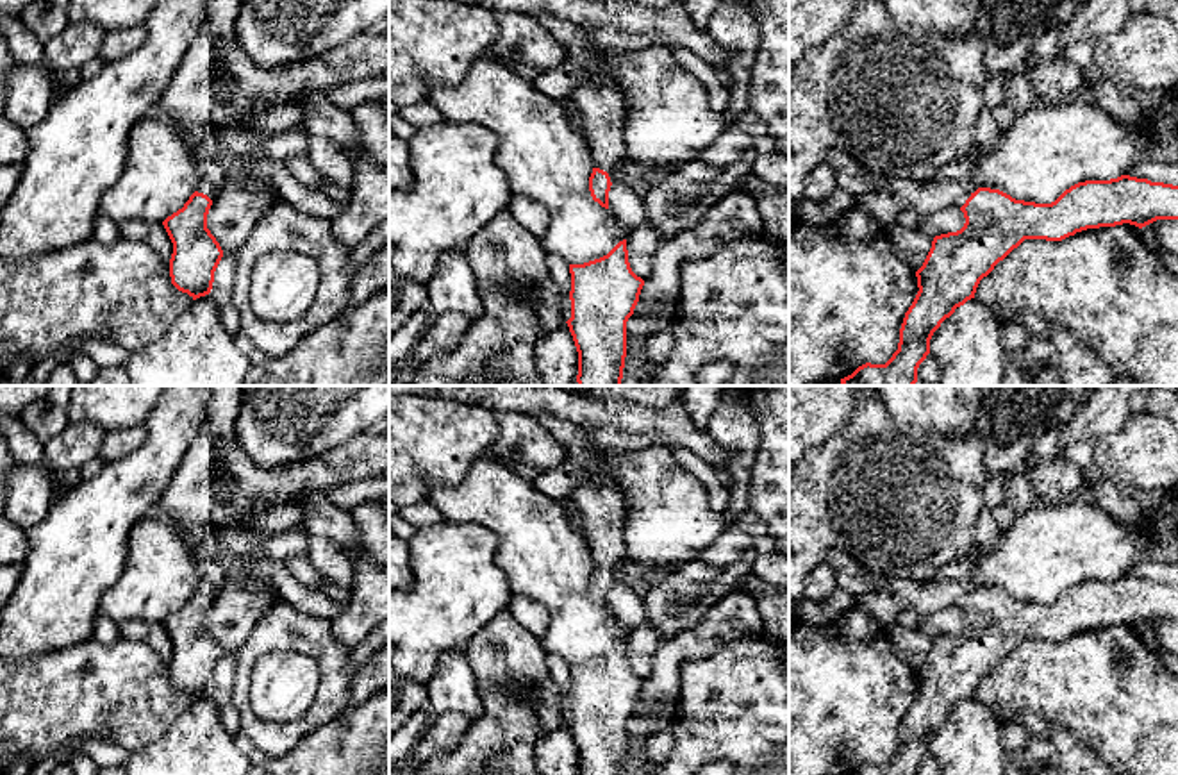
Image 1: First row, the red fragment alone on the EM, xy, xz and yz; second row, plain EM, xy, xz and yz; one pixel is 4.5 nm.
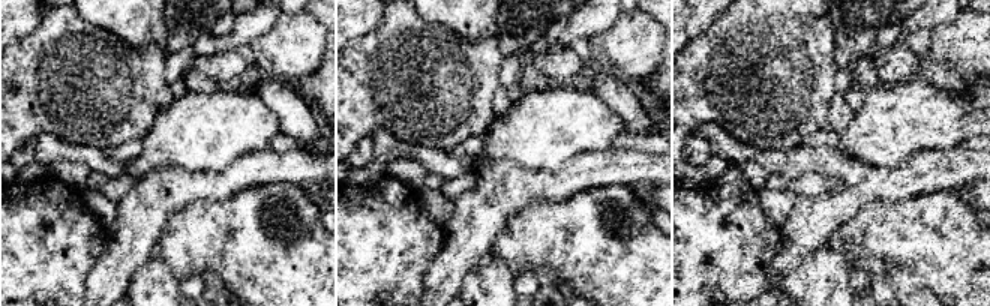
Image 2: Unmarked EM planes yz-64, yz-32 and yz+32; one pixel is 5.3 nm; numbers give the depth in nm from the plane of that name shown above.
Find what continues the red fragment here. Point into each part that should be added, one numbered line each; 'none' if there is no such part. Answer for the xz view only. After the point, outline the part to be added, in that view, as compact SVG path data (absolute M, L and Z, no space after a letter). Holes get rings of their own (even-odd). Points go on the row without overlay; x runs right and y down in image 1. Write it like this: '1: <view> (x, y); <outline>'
1: xz (604, 513); M532 414L532 418L550 432L569 459L577 461L587 450L593 450L609 475L609 482L601 489L591 489L584 480L569 498L582 514L593 566L607 571L612 582L619 564L626 557L625 523L628 511L612 462L612 455L621 454L621 450L601 448L582 425L573 421L550 414Z

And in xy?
1: xy (206, 588); M200 579L195 591L207 595L214 602L220 589L216 589L212 584Z

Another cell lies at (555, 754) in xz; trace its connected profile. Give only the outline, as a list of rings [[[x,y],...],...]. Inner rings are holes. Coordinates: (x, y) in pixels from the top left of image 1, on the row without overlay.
[[[566,721],[537,738],[534,761],[539,775],[578,775],[578,752]]]

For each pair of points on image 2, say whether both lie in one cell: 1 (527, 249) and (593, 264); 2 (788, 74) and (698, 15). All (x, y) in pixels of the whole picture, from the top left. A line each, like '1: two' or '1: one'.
1: one
2: two

